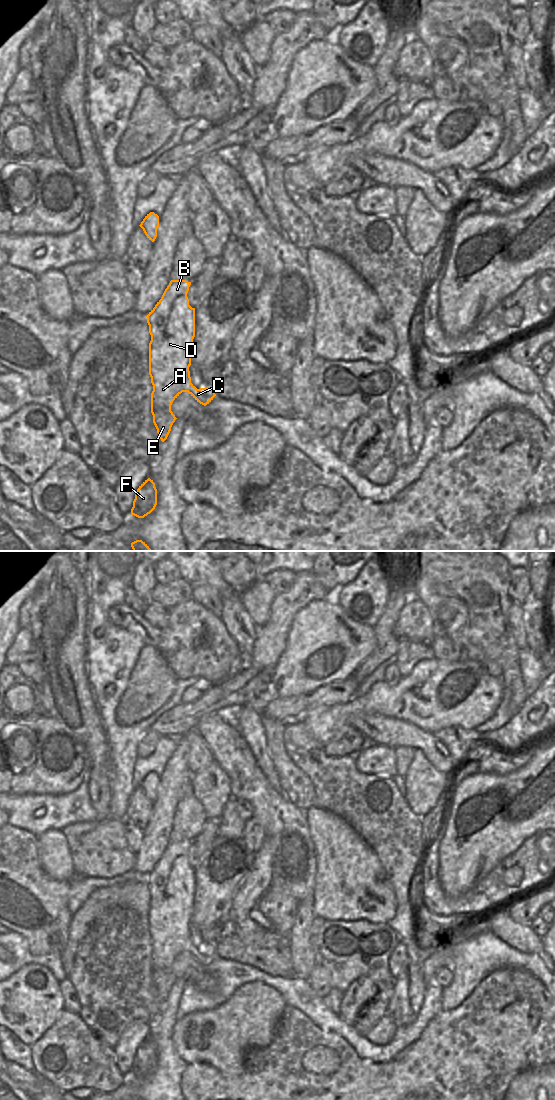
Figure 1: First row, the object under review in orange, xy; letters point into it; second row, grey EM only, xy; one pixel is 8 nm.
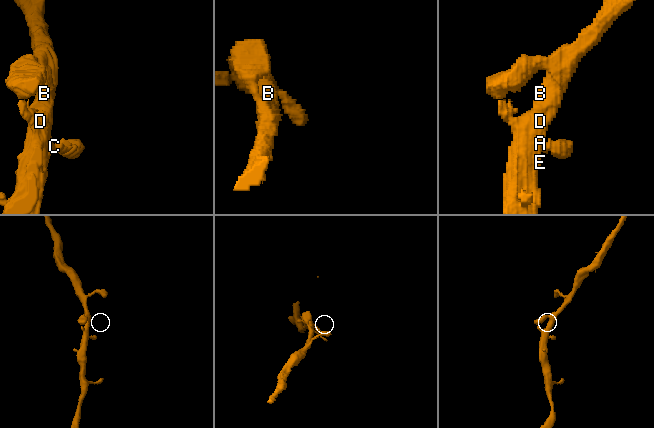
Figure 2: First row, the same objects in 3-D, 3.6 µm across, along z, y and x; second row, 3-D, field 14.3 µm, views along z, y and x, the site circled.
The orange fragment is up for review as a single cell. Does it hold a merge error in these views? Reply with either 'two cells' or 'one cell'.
one cell

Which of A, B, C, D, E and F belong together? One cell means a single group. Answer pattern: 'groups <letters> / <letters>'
groups A B C D E F

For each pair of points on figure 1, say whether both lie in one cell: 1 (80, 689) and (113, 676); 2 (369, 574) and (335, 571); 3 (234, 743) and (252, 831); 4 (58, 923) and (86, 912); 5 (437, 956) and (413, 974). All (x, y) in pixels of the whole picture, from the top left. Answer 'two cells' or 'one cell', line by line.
1: two cells
2: two cells
3: two cells
4: two cells
5: two cells

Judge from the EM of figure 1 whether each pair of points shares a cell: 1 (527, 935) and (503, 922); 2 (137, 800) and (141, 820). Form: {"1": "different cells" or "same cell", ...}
{"1": "same cell", "2": "same cell"}

